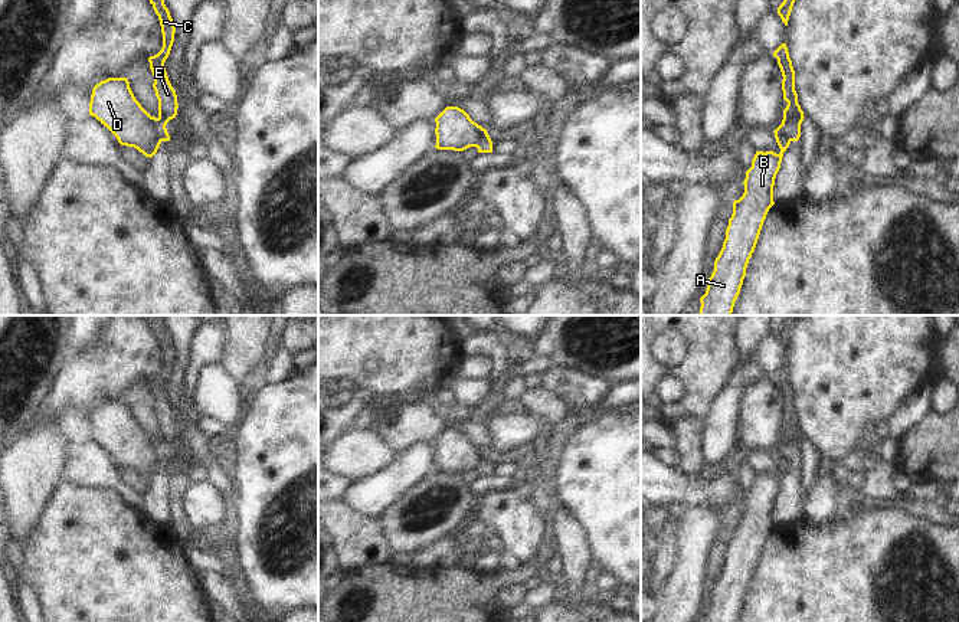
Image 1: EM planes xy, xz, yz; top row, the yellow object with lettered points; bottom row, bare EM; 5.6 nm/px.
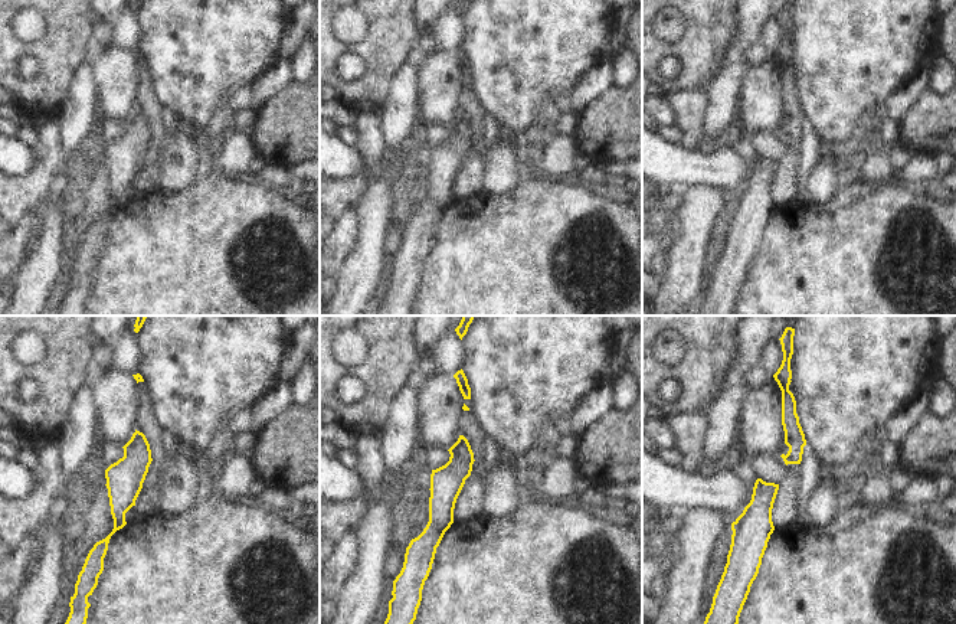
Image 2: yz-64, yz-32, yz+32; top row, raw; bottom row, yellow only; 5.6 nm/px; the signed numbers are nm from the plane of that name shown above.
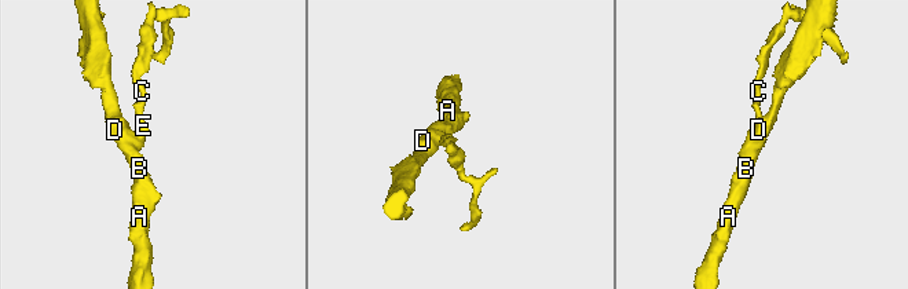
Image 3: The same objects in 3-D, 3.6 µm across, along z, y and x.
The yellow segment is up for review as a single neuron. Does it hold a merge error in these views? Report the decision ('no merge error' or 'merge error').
merge error

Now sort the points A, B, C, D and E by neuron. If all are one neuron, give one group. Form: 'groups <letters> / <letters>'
groups A B D / C E

